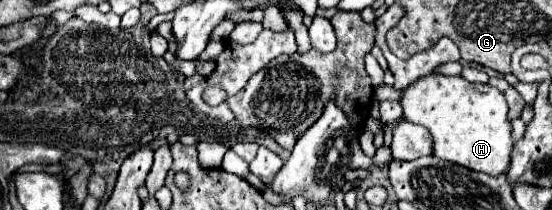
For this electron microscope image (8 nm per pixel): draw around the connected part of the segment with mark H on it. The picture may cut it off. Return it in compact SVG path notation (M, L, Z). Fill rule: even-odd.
M431 73L403 91L401 105L407 121L429 129L435 157L491 177L507 173L513 151L513 127L507 117L505 97L495 87L467 83L459 75L445 77Z

